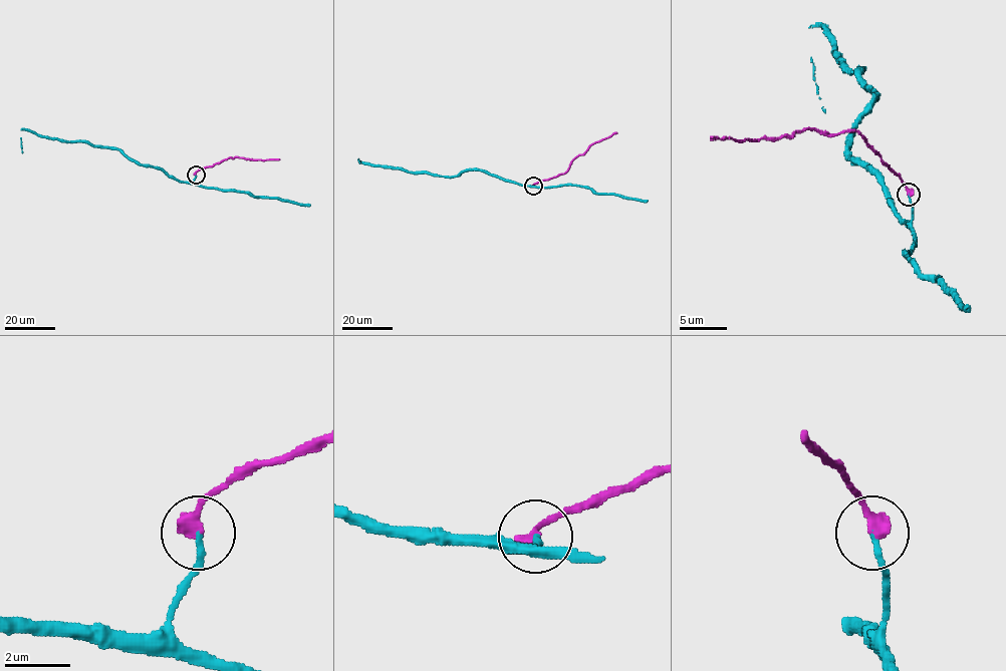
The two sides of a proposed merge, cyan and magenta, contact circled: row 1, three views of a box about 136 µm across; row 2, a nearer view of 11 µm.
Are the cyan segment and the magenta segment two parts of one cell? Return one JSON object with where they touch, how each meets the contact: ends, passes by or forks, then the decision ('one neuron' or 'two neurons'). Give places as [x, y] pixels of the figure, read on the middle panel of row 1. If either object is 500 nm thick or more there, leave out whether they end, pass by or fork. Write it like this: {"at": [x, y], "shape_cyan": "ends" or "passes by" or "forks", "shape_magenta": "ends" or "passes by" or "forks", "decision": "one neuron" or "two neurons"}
{"at": [533, 186], "shape_cyan": "ends", "shape_magenta": "ends", "decision": "one neuron"}

